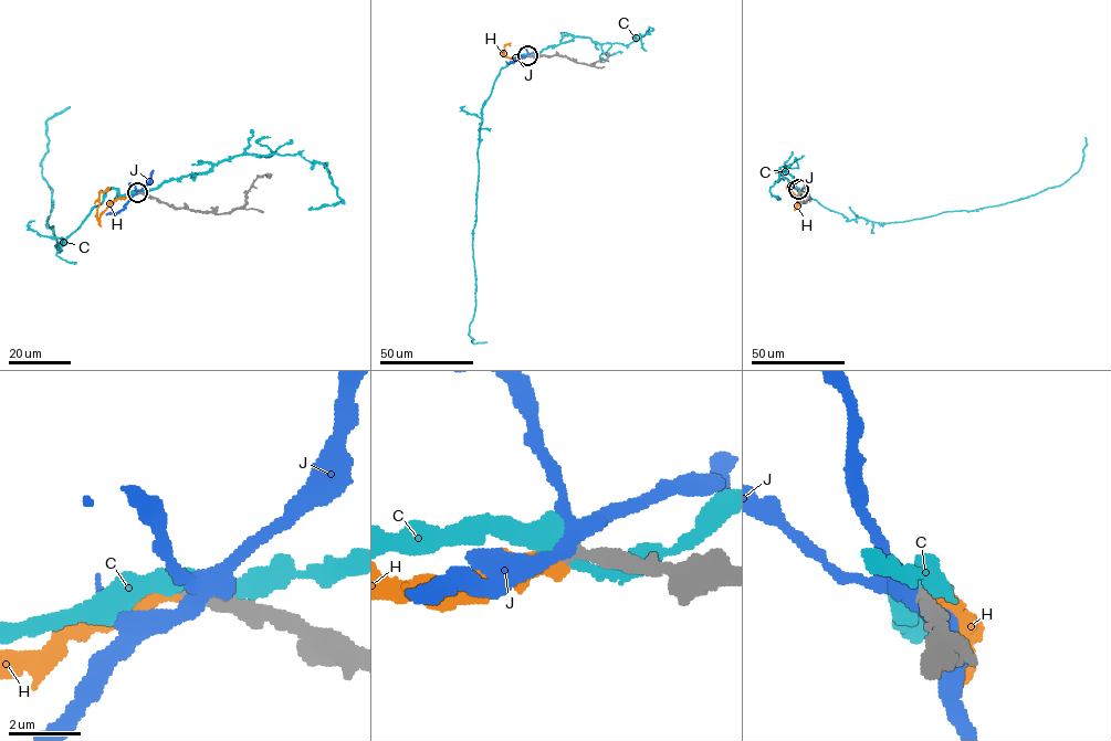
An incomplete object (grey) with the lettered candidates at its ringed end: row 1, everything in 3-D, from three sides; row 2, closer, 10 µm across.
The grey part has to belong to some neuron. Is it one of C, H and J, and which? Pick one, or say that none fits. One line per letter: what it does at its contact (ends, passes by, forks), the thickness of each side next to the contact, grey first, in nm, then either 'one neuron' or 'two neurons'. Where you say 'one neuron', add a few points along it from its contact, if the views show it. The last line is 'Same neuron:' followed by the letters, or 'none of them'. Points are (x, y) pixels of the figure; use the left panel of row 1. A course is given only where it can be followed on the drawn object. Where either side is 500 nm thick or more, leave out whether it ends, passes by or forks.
C: it passes by | 400/480 nm | two neurons
H: 400/550 nm | one neuron | via (137, 192), (116, 199), (97, 218), (98, 193), (109, 187)
J: it forks | 420/380 nm | two neurons
Same neuron: H

